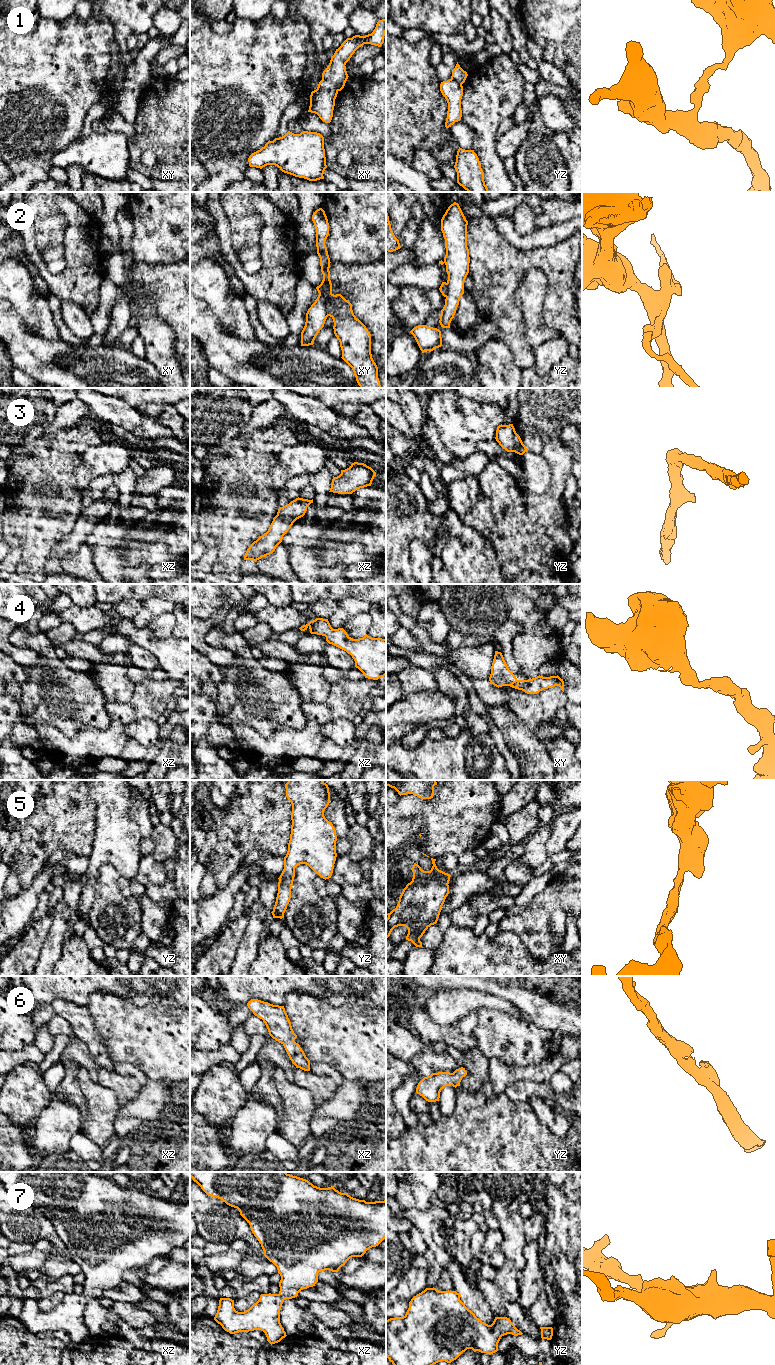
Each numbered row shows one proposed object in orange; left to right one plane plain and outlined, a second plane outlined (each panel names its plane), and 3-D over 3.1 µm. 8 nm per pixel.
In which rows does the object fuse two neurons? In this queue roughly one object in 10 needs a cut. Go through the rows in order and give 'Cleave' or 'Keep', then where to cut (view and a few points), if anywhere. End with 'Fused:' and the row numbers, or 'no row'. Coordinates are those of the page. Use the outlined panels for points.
1: Cleave. Split along xy (322, 78), (329, 81), (338, 90)
2: Keep. No split
3: Keep. No split
4: Keep. No split
5: Keep. No split
6: Keep. No split
7: Keep. No split
Fused: 1

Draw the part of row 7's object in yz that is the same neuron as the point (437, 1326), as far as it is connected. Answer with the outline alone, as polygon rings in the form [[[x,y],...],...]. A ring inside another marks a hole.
[[[426,1288],[411,1299],[403,1317],[386,1320],[386,1357],[389,1361],[393,1365],[451,1363],[467,1349],[491,1355],[498,1351],[502,1336],[523,1334],[507,1317],[495,1317],[491,1325],[482,1322],[460,1297],[456,1291]]]

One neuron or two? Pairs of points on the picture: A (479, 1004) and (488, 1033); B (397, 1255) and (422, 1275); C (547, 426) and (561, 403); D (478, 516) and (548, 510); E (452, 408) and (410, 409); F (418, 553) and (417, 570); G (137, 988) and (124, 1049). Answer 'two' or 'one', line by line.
A: two
B: two
C: one
D: one
E: two
F: one
G: two

